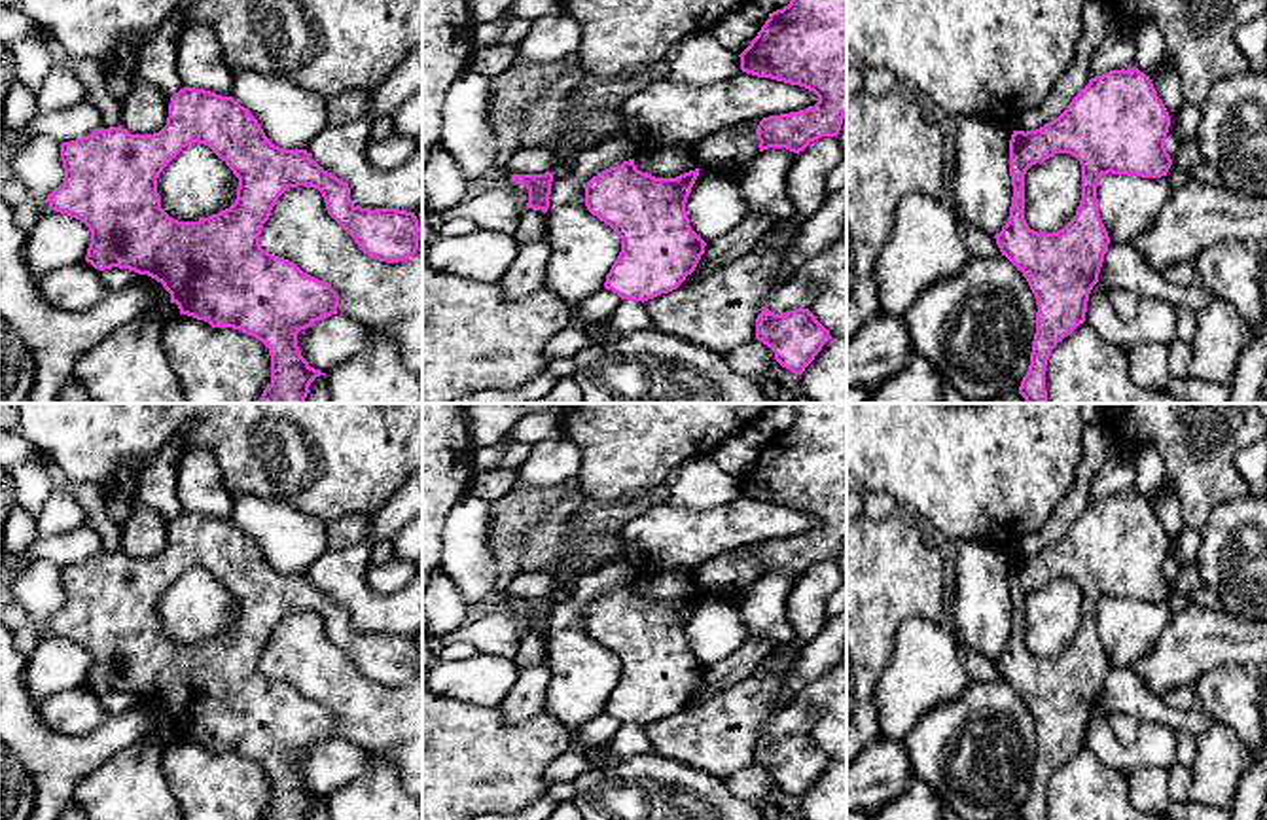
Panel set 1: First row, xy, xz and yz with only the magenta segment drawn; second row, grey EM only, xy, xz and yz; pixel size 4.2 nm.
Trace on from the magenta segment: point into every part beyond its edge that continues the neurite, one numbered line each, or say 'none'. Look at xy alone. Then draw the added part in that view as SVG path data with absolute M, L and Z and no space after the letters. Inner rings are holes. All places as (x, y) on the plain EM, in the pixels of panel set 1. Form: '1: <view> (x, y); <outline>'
none

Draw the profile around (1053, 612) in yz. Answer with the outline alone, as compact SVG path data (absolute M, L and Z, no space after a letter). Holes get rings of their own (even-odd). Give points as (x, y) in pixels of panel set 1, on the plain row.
M1055 578L1025 598L1025 644L1038 657L1057 657L1081 625L1081 589L1070 578Z

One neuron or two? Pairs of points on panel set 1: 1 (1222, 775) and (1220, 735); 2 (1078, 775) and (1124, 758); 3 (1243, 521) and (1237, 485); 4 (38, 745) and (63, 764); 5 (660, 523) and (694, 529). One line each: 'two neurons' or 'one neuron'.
1: one neuron
2: two neurons
3: two neurons
4: one neuron
5: one neuron

